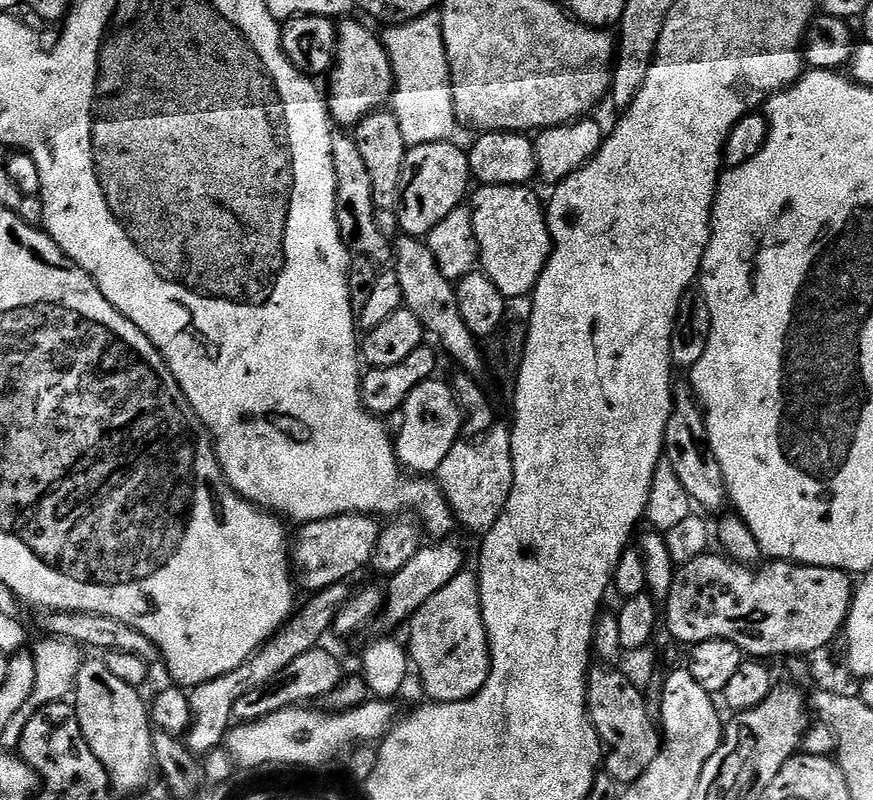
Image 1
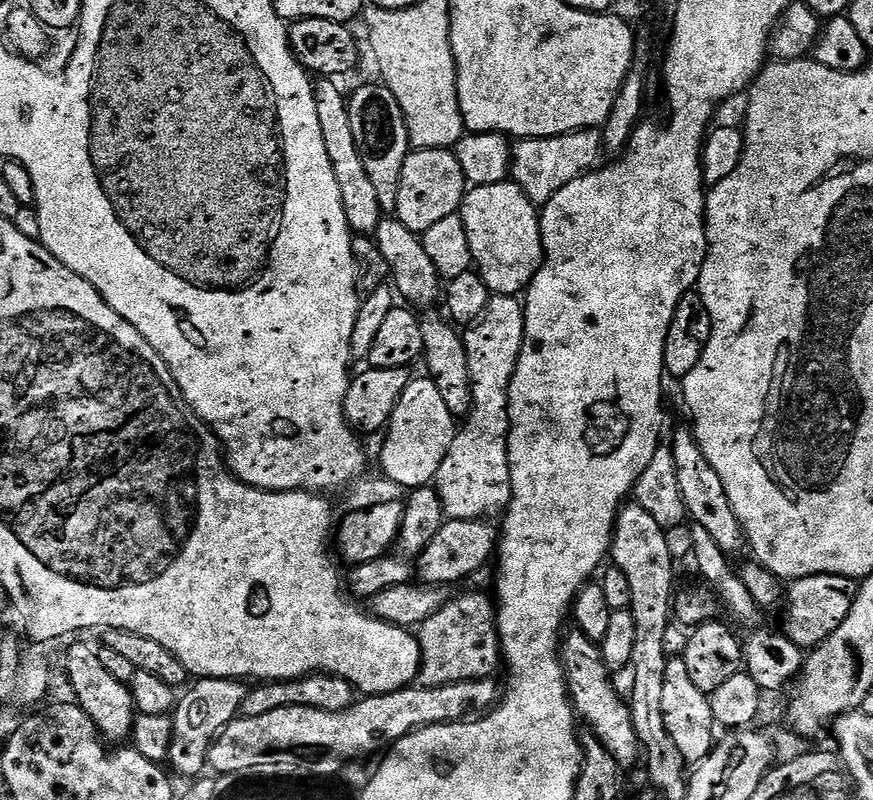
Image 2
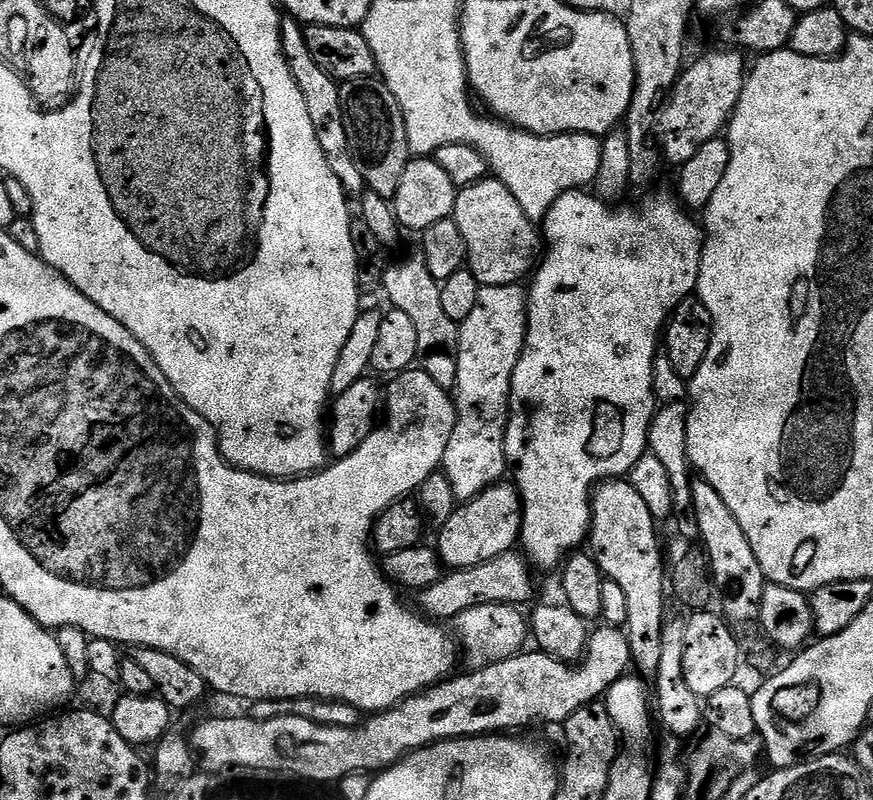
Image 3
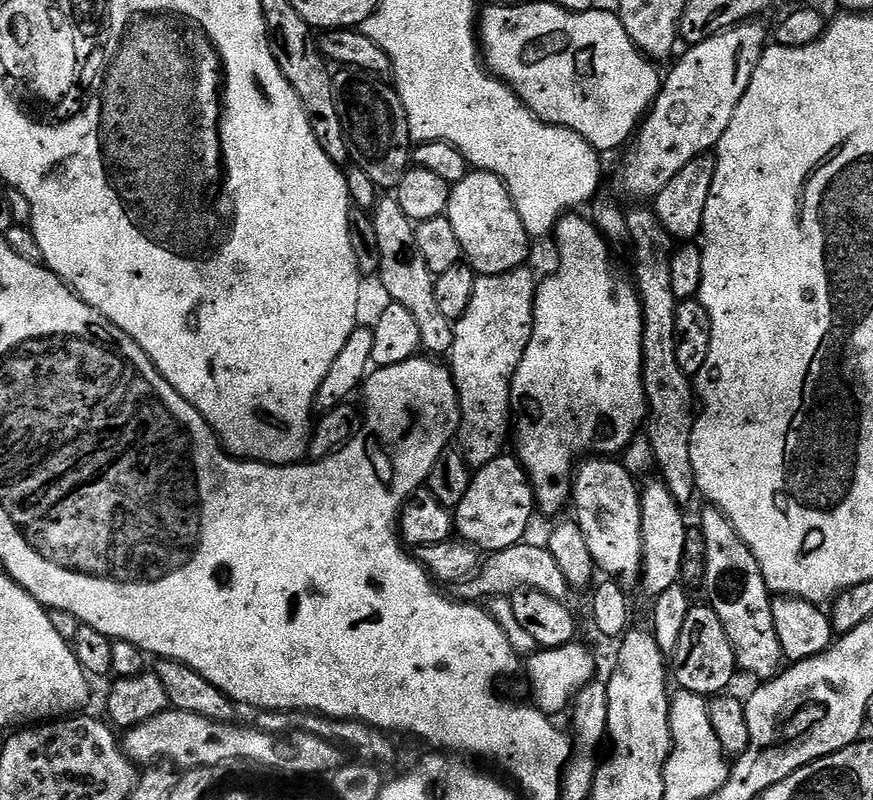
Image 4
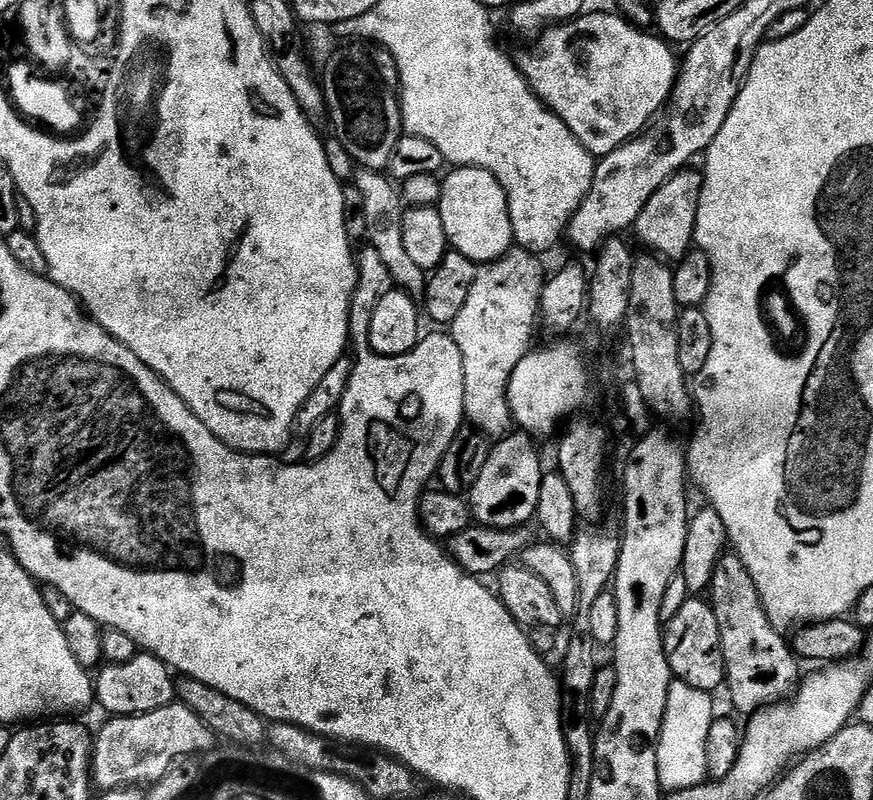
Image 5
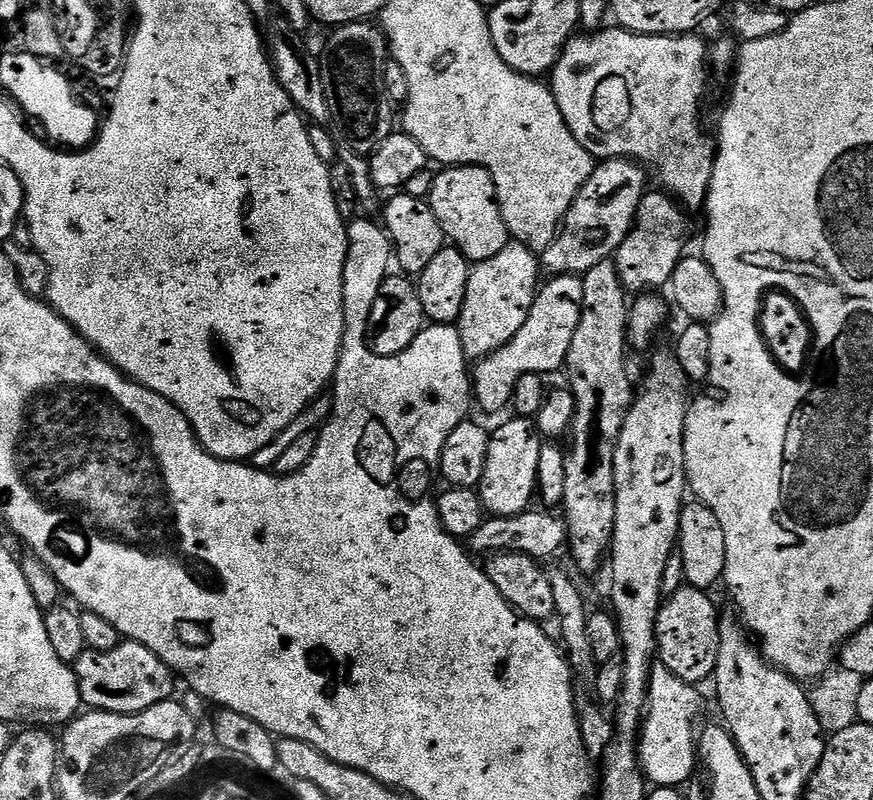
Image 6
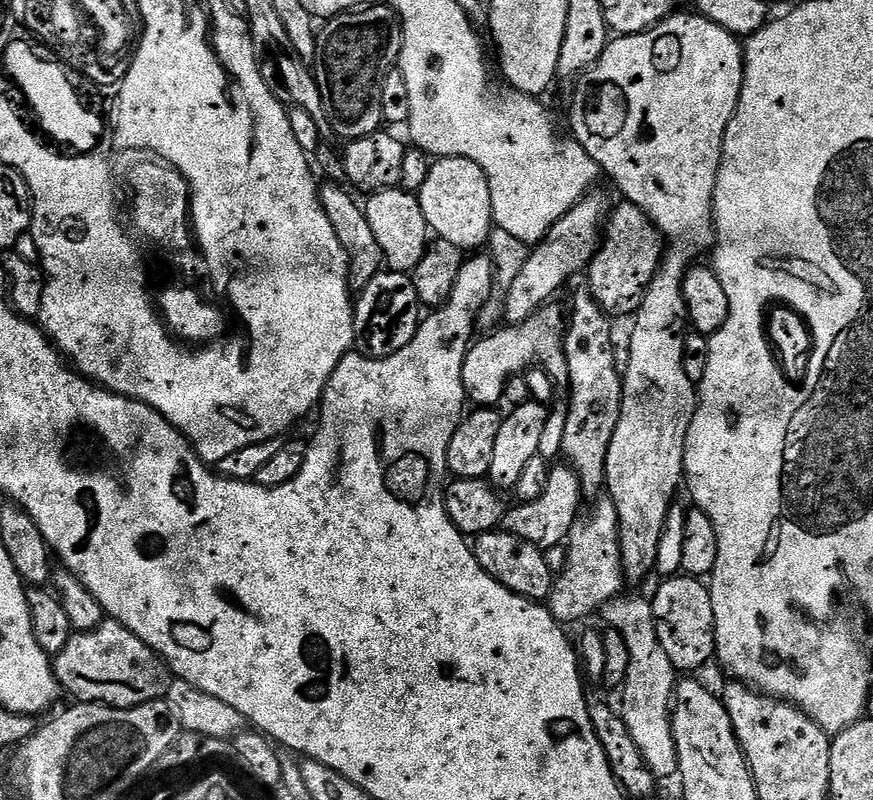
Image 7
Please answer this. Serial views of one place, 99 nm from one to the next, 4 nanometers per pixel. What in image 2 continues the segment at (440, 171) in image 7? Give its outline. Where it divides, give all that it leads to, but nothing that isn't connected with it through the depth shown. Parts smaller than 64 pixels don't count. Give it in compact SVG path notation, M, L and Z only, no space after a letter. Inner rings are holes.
M515 182L472 186L464 193L464 202L460 205L458 215L466 226L466 238L470 238L475 271L480 273L488 289L497 296L519 297L544 266L544 243L537 205L532 203L532 199Z

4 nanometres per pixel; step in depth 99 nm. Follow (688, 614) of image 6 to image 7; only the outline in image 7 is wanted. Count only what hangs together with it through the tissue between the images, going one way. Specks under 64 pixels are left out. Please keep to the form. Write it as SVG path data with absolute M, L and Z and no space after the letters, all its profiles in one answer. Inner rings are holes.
M685 574L661 579L659 583L656 593L650 596L658 642L662 642L662 650L666 650L666 658L670 658L677 673L699 673L696 671L713 663L716 655L714 602L709 585L703 579Z

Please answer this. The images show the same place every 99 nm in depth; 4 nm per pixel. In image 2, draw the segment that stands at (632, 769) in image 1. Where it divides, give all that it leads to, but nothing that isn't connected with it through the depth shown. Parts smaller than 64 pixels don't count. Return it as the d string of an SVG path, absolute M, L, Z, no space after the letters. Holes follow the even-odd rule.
M579 630L563 637L560 646L560 660L564 664L564 674L568 677L568 694L577 717L589 724L591 735L596 736L610 750L616 759L616 765L622 770L632 768L641 763L642 747L638 738L638 730L634 728L632 711L628 708L627 699L613 684L613 673L604 660L603 651L586 634Z

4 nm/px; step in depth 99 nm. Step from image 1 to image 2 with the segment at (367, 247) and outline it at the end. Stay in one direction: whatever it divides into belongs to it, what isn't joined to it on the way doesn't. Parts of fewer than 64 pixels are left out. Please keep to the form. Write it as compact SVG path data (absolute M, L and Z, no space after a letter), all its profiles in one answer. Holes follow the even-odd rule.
M320 78L315 81L318 122L322 122L322 138L326 142L326 150L334 166L334 178L338 178L338 190L342 194L342 206L346 210L346 222L355 235L371 237L382 219L378 194L366 174L366 166L362 166L362 154L358 154L358 146L354 146L354 130L350 130L348 101L345 93L340 93L336 84L339 83L332 78Z

